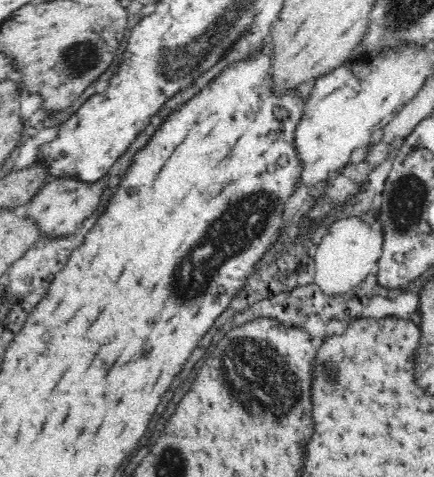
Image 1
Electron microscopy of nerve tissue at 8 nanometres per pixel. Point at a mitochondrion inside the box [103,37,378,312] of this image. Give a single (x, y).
(252, 216)

